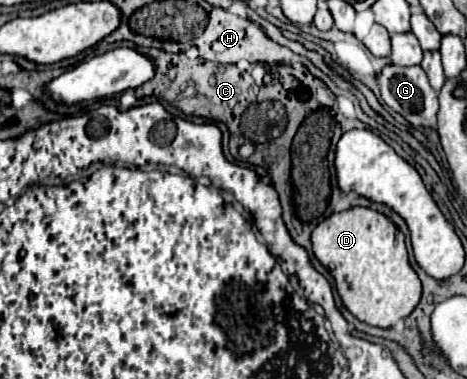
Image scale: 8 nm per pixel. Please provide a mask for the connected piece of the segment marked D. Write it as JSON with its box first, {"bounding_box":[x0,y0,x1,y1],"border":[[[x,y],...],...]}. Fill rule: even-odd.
{"bounding_box":[311,208,419,328],"border":[[[349,208],[331,214],[311,232],[311,246],[315,258],[335,278],[343,306],[357,320],[377,328],[391,328],[419,304],[419,276],[409,266],[403,234],[387,216],[371,208]]]}

